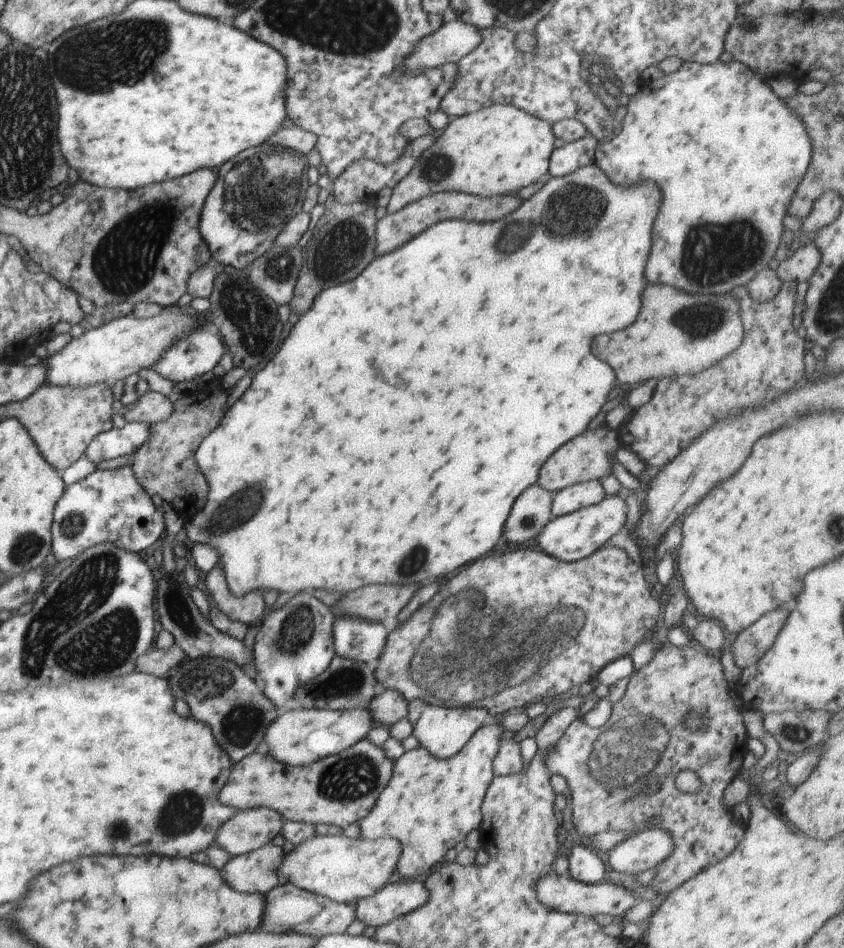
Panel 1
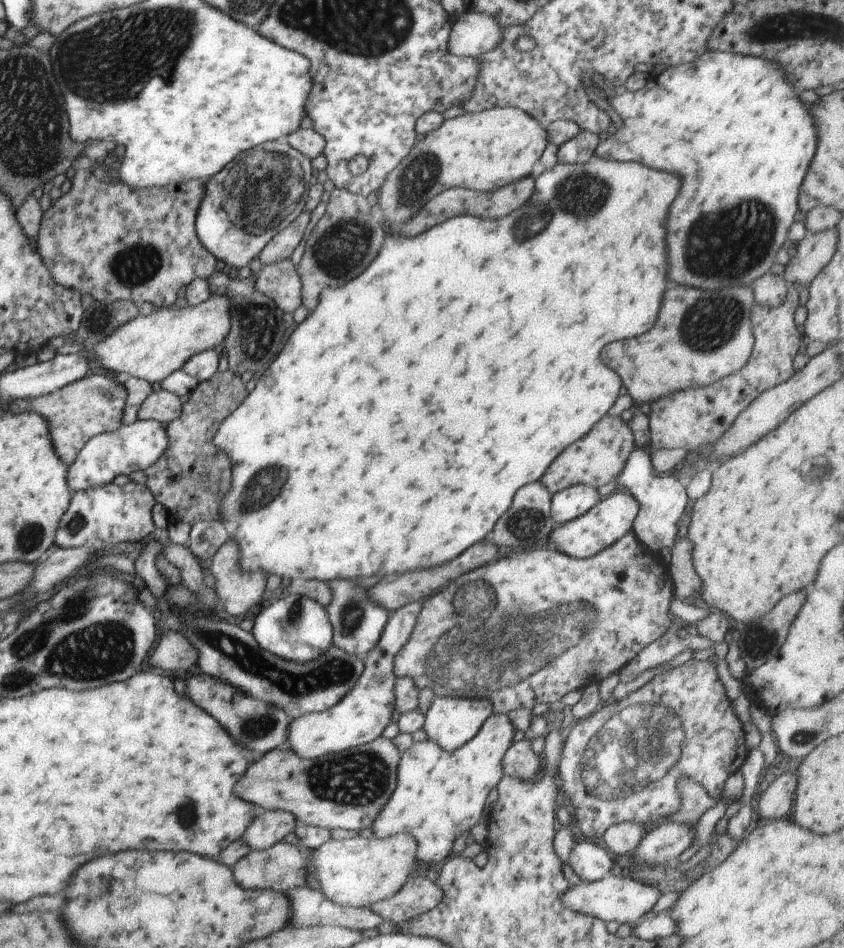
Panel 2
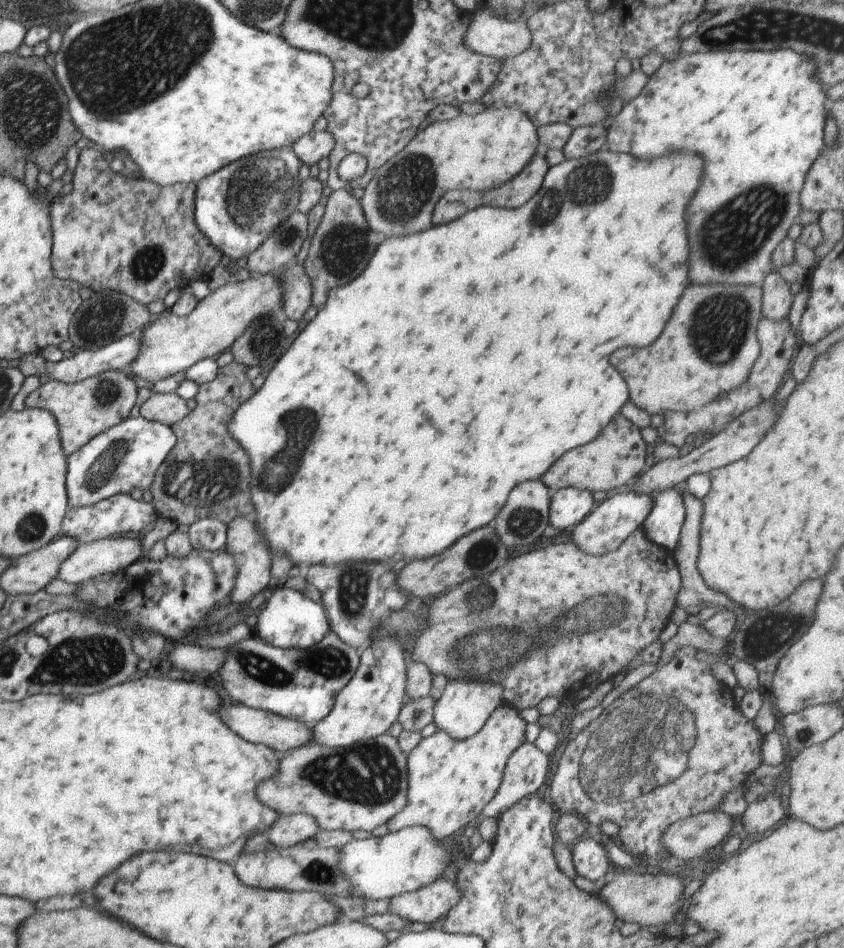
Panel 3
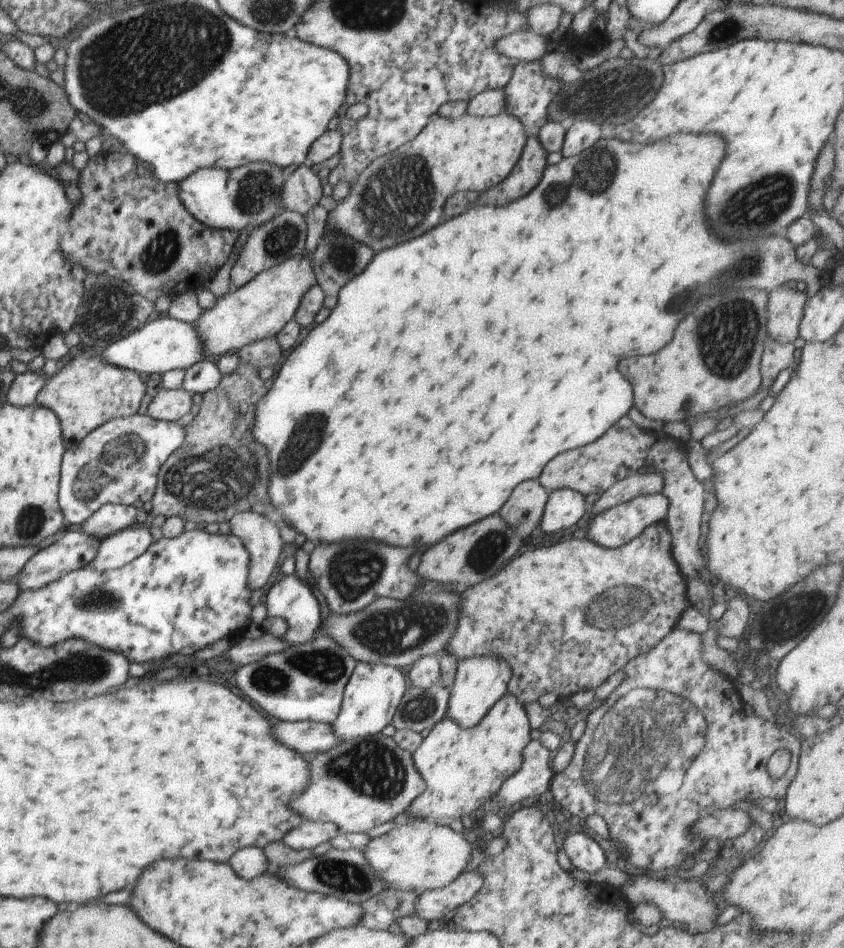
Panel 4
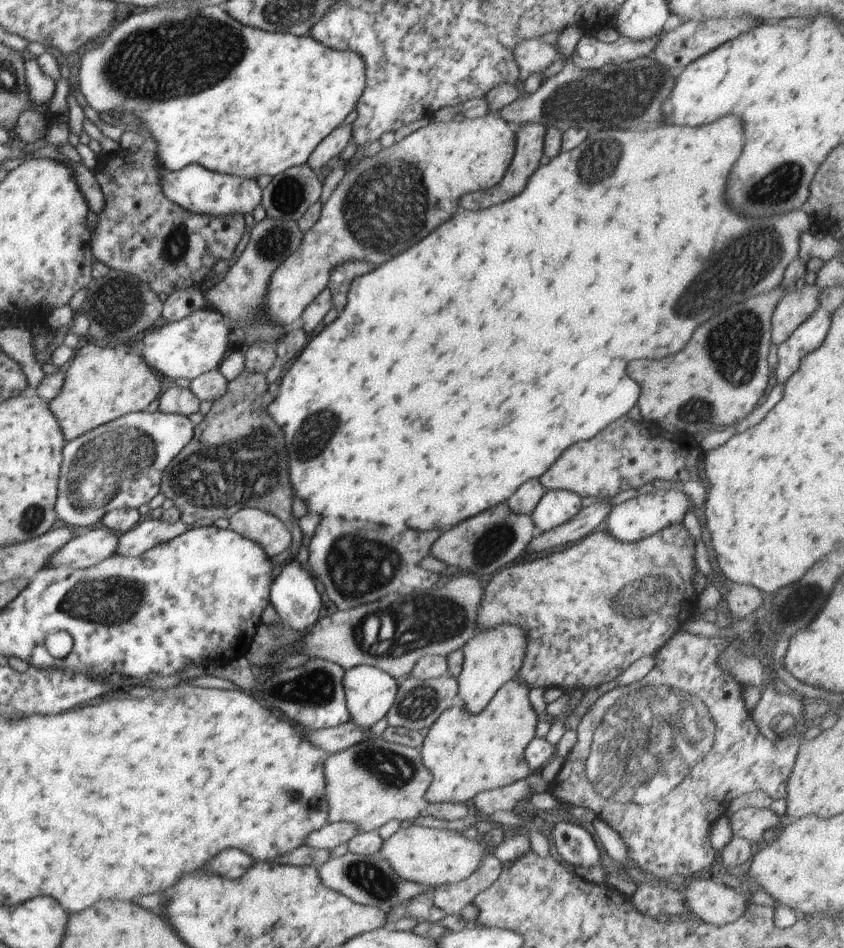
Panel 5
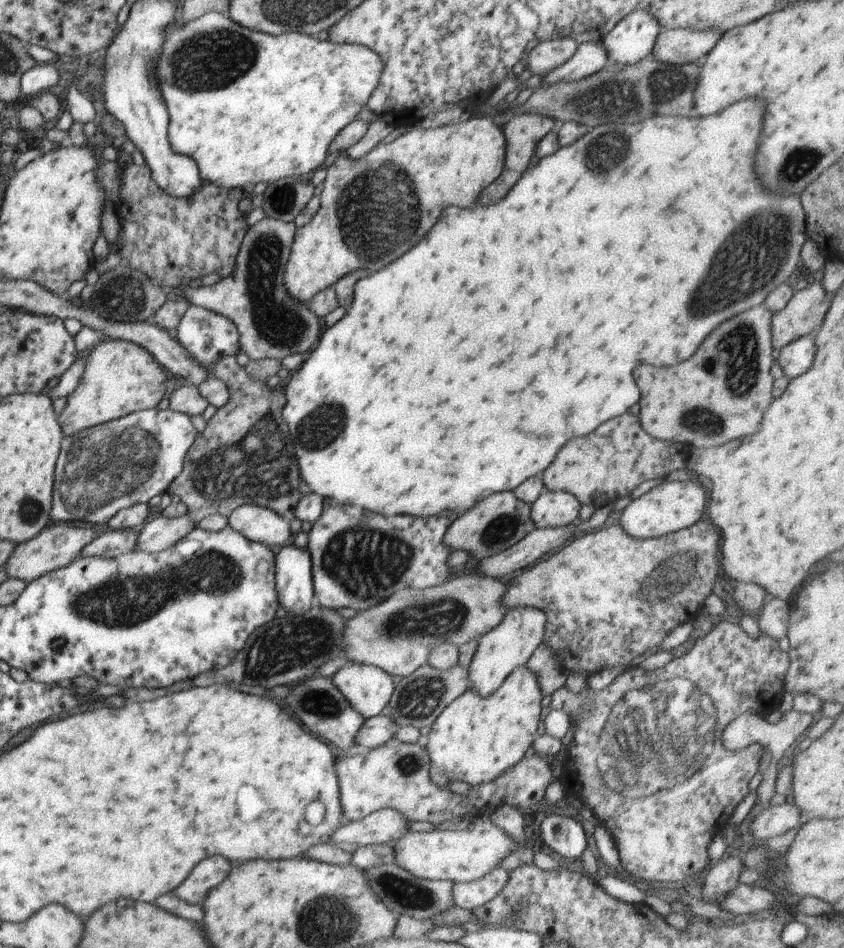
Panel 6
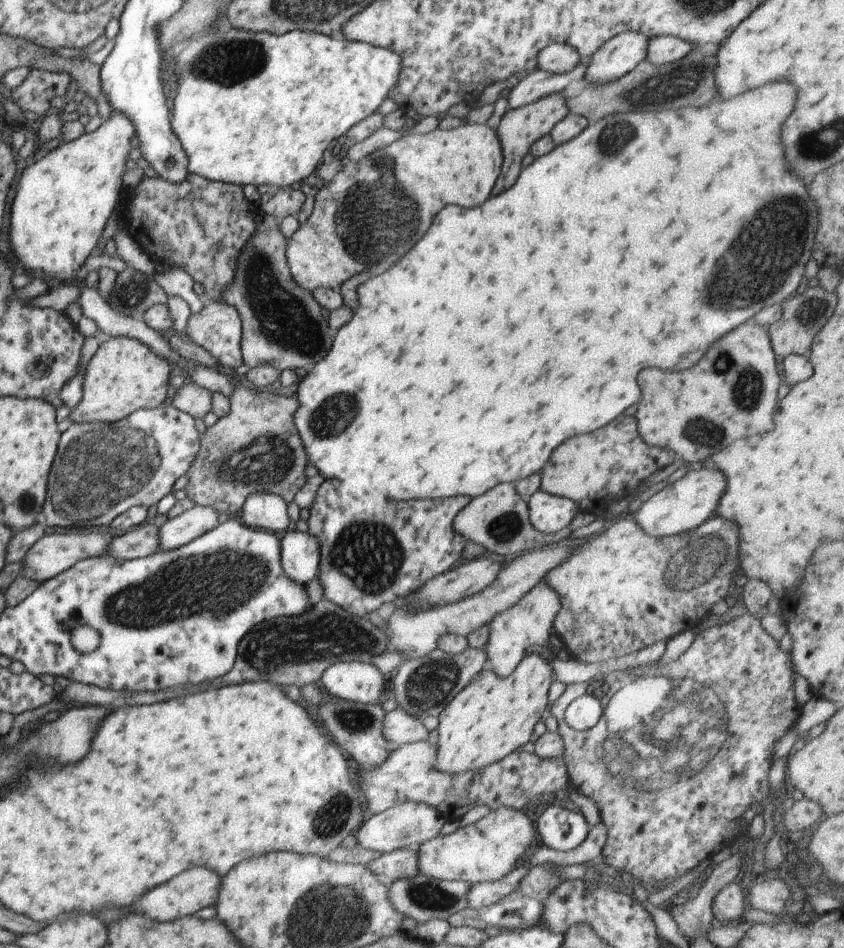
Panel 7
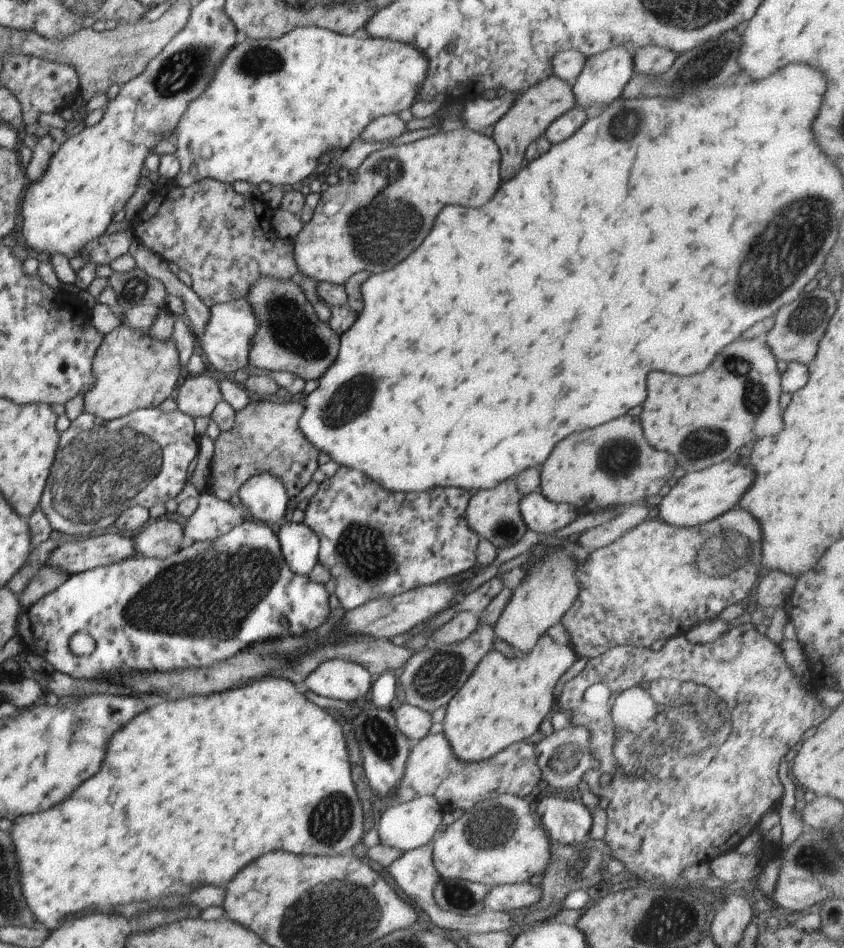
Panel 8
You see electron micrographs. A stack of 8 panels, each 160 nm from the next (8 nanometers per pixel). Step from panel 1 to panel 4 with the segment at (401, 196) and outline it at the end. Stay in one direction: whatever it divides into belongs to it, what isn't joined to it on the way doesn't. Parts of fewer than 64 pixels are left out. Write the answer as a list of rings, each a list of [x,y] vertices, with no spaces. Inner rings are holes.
[[[505,112],[495,116],[465,113],[455,119],[434,114],[414,140],[376,158],[358,176],[351,193],[329,212],[326,229],[368,244],[374,253],[422,236],[440,222],[444,202],[454,192],[483,192],[508,178],[526,142],[524,124]]]

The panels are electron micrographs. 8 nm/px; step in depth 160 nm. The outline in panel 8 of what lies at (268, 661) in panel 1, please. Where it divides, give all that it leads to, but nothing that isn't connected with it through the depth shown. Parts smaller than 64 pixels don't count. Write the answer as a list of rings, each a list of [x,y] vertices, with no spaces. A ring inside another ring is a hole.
[[[286,519],[285,523],[275,531],[279,538],[281,553],[288,566],[296,574],[308,575],[316,562],[319,561],[319,538],[316,533],[306,523],[295,523],[289,519]]]

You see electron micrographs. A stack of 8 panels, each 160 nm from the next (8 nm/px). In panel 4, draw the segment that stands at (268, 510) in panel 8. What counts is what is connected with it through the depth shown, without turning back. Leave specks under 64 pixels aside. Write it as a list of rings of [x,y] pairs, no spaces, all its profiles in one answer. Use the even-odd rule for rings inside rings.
[[[242,512],[232,516],[229,521],[230,531],[233,536],[244,544],[250,556],[250,566],[248,566],[247,584],[250,592],[261,589],[266,583],[274,568],[281,563],[283,553],[283,541],[280,537],[276,517],[269,514],[258,514],[256,512]]]

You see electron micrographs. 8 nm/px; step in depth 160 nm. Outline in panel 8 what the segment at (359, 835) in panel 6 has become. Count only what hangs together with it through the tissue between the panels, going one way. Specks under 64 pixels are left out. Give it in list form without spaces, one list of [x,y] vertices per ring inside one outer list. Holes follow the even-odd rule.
[[[424,795],[406,802],[395,802],[386,805],[378,812],[377,831],[382,845],[390,848],[399,848],[406,852],[426,843],[434,842],[434,838],[440,834],[438,826],[442,824],[442,804],[432,795]]]

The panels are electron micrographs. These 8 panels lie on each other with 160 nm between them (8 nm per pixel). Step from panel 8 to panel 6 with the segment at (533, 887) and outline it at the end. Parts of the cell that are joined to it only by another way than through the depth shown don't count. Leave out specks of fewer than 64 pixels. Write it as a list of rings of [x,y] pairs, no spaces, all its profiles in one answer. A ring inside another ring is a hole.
[[[496,867],[478,880],[455,883],[452,893],[453,903],[456,907],[474,910],[498,896],[508,881],[509,871]]]

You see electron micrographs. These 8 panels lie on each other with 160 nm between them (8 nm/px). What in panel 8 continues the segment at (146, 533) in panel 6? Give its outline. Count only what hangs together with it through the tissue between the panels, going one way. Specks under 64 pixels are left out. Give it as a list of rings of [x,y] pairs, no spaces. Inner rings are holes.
[[[208,493],[200,496],[199,507],[187,518],[185,538],[187,542],[211,541],[230,532],[244,522],[245,506],[232,505]]]

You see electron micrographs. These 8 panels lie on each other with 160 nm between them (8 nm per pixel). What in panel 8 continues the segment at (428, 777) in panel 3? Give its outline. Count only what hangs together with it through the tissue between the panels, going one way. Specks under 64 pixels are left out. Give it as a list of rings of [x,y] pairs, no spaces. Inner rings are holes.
[[[544,633],[538,639],[536,646],[530,652],[517,653],[512,658],[507,658],[502,652],[492,648],[476,665],[470,678],[458,690],[458,694],[448,703],[443,720],[443,732],[452,745],[455,755],[466,762],[477,763],[494,756],[515,742],[530,738],[552,710],[555,700],[554,687],[558,684],[558,680],[577,659],[578,656],[570,644],[556,643],[548,633]]]

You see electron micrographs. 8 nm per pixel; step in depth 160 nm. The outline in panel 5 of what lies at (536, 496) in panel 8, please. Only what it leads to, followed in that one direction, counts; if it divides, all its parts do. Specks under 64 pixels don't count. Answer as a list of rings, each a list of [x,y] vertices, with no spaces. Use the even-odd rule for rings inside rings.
[[[565,489],[546,491],[530,515],[538,532],[548,532],[571,520],[582,509],[581,497]]]

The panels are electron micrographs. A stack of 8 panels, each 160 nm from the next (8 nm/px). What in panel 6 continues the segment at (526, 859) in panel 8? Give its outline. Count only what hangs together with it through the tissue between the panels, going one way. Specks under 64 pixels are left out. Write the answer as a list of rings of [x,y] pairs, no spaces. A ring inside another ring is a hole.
[[[494,823],[490,826],[473,825],[465,830],[448,831],[445,827],[430,832],[408,832],[400,837],[394,844],[395,862],[408,872],[411,872],[418,878],[433,881],[452,881],[453,883],[465,883],[478,880],[486,876],[490,871],[498,867],[498,864],[517,849],[517,843],[504,829],[500,829]]]

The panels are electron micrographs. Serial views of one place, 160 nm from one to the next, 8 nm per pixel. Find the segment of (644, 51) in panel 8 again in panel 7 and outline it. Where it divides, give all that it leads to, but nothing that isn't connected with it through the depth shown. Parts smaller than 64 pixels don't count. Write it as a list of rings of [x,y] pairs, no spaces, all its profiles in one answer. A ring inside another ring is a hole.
[[[671,36],[654,37],[648,41],[645,60],[654,66],[678,62],[694,48],[688,41]]]

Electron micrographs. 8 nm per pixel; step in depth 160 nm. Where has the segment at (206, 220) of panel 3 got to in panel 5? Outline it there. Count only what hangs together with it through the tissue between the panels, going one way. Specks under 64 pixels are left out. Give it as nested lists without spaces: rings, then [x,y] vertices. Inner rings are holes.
[[[190,164],[178,172],[170,172],[162,167],[160,170],[160,184],[164,188],[164,195],[181,208],[203,214],[204,216],[234,216],[234,214],[252,214],[254,209],[262,204],[264,190],[258,186],[256,178],[231,176],[212,172],[200,164]]]

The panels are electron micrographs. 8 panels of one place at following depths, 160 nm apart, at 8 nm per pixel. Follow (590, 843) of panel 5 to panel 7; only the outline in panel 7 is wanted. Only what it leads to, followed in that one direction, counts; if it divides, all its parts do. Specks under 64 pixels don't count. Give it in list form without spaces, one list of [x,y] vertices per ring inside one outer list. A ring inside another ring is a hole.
[[[560,805],[546,808],[537,825],[537,834],[543,845],[560,852],[580,846],[591,830],[583,814]]]

